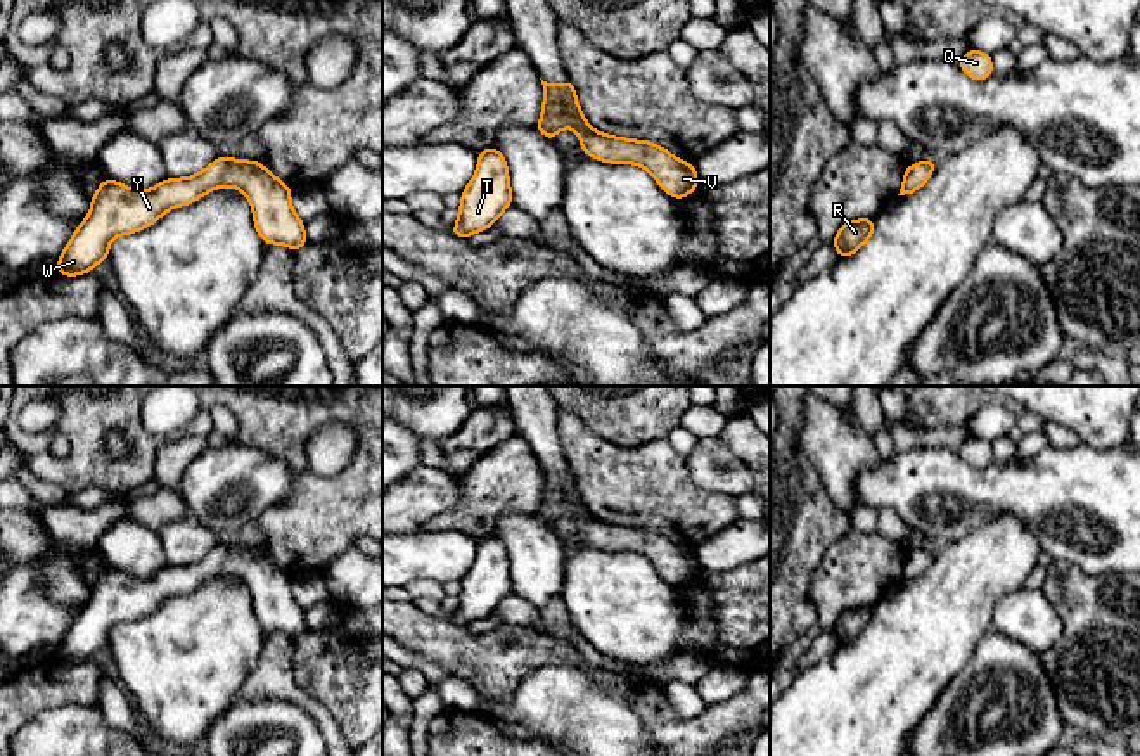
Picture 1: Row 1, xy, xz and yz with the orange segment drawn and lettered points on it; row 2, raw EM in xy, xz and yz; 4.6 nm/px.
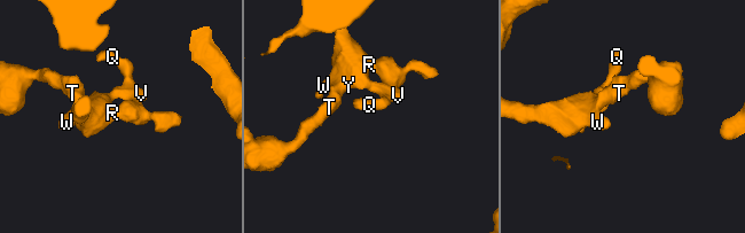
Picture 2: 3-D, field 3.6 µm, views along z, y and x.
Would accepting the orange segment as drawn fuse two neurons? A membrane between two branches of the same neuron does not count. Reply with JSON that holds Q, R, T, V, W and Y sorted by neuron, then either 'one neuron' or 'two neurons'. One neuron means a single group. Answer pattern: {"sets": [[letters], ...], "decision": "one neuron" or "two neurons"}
{"sets": [["Q", "R", "T", "V", "W", "Y"]], "decision": "one neuron"}

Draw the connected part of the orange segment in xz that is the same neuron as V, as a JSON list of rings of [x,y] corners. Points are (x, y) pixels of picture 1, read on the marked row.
[[[571,78],[562,85],[543,85],[543,107],[536,130],[555,142],[562,128],[574,128],[585,156],[611,164],[637,164],[645,168],[657,185],[673,199],[685,199],[699,185],[694,163],[675,157],[668,149],[649,140],[611,137],[590,126],[576,100]]]

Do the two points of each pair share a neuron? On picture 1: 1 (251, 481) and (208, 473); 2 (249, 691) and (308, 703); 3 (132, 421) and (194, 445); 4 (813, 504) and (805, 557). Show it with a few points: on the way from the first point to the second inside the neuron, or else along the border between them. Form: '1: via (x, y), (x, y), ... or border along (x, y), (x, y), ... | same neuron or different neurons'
1: via (241, 481), (218, 481) | same neuron
2: via (263, 689), (288, 689), (294, 694) | same neuron
3: border along (165, 438), (156, 452), (154, 478) | different neurons
4: via (805, 518), (805, 544) | same neuron

